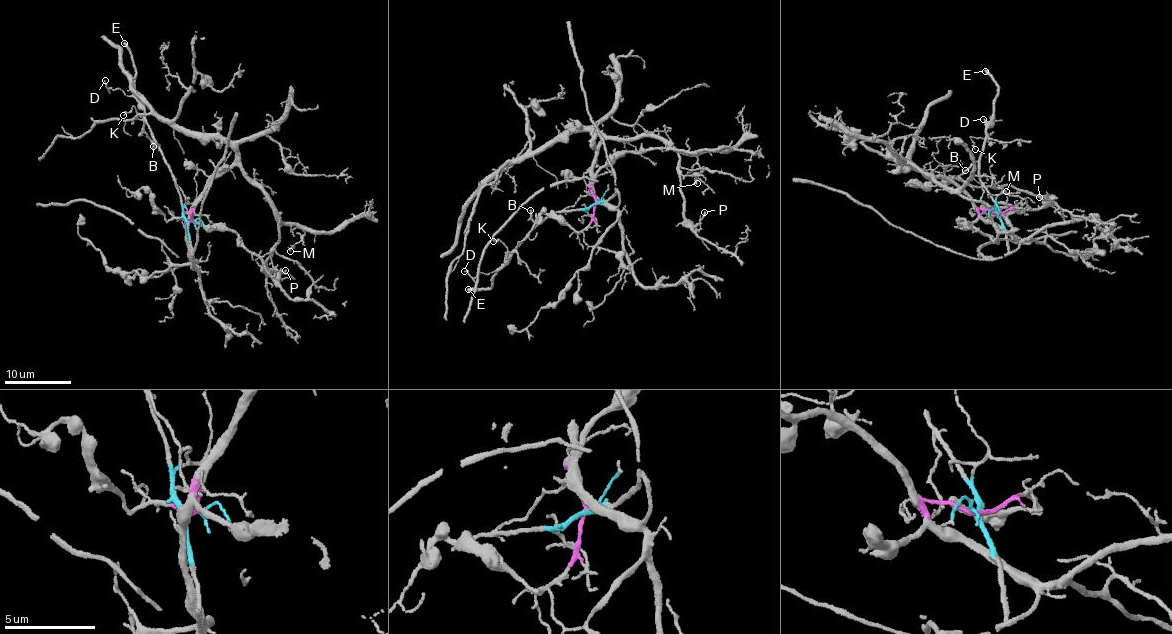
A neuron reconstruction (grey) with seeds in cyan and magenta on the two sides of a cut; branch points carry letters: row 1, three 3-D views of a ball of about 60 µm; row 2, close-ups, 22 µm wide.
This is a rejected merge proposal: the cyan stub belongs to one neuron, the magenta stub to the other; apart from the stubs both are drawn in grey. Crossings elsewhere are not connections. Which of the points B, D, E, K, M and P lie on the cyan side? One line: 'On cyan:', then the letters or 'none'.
On cyan: B, D, E, K

